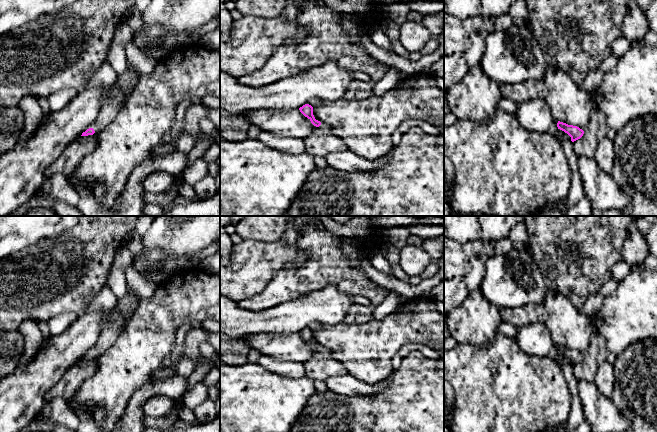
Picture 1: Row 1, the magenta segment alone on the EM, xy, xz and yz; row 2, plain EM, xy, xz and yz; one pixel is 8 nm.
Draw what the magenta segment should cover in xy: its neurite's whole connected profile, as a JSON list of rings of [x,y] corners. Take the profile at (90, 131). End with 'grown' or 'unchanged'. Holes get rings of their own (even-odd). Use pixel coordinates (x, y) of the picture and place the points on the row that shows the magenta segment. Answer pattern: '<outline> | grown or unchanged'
[[[129,64],[127,69],[121,75],[118,75],[118,79],[116,81],[118,86],[122,89],[124,97],[120,99],[108,97],[104,98],[102,100],[102,106],[97,120],[93,123],[92,127],[83,132],[81,136],[88,136],[98,133],[115,119],[125,99],[136,87],[139,77],[140,74],[138,73],[136,67]]] | grown

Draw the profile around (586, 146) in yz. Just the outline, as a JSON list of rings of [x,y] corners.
[[[595,106],[583,136],[573,142],[573,149],[577,157],[594,157],[598,140],[606,134],[607,130],[605,115]]]

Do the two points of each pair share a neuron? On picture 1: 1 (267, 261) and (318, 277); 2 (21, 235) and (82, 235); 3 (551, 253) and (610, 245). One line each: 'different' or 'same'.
1: different
2: different
3: same

